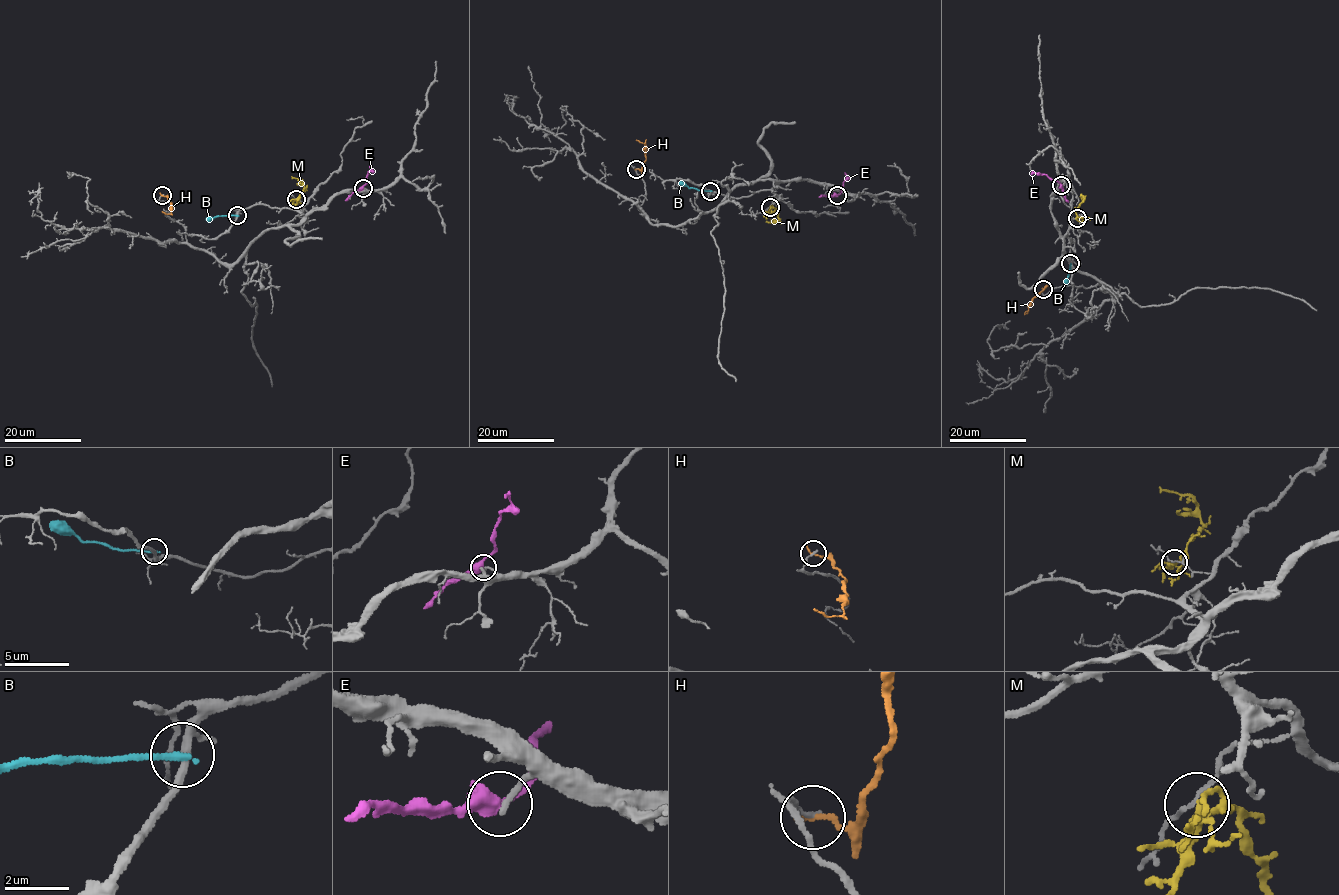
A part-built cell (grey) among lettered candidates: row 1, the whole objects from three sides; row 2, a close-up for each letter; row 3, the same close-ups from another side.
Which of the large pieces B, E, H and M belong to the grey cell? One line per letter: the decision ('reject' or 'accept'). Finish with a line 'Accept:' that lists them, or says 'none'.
B: reject
E: reject
H: reject
M: reject
Accept: none

